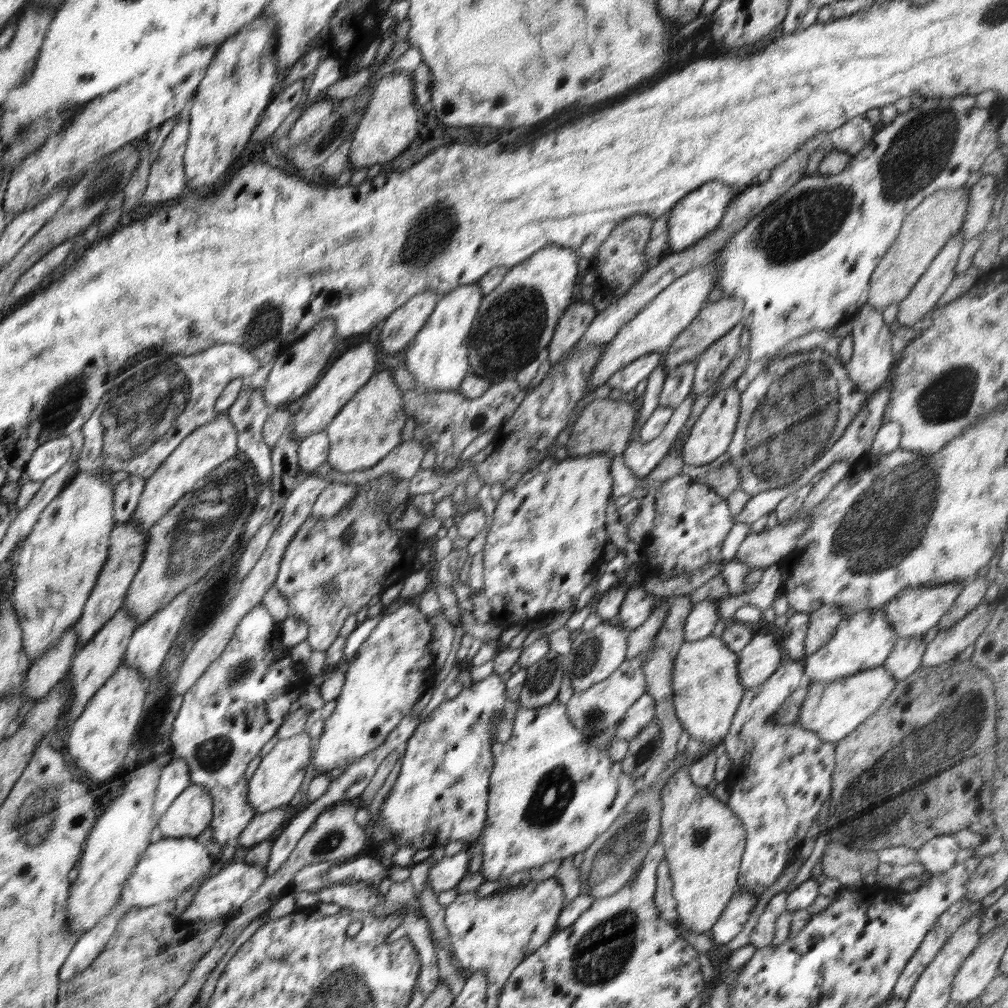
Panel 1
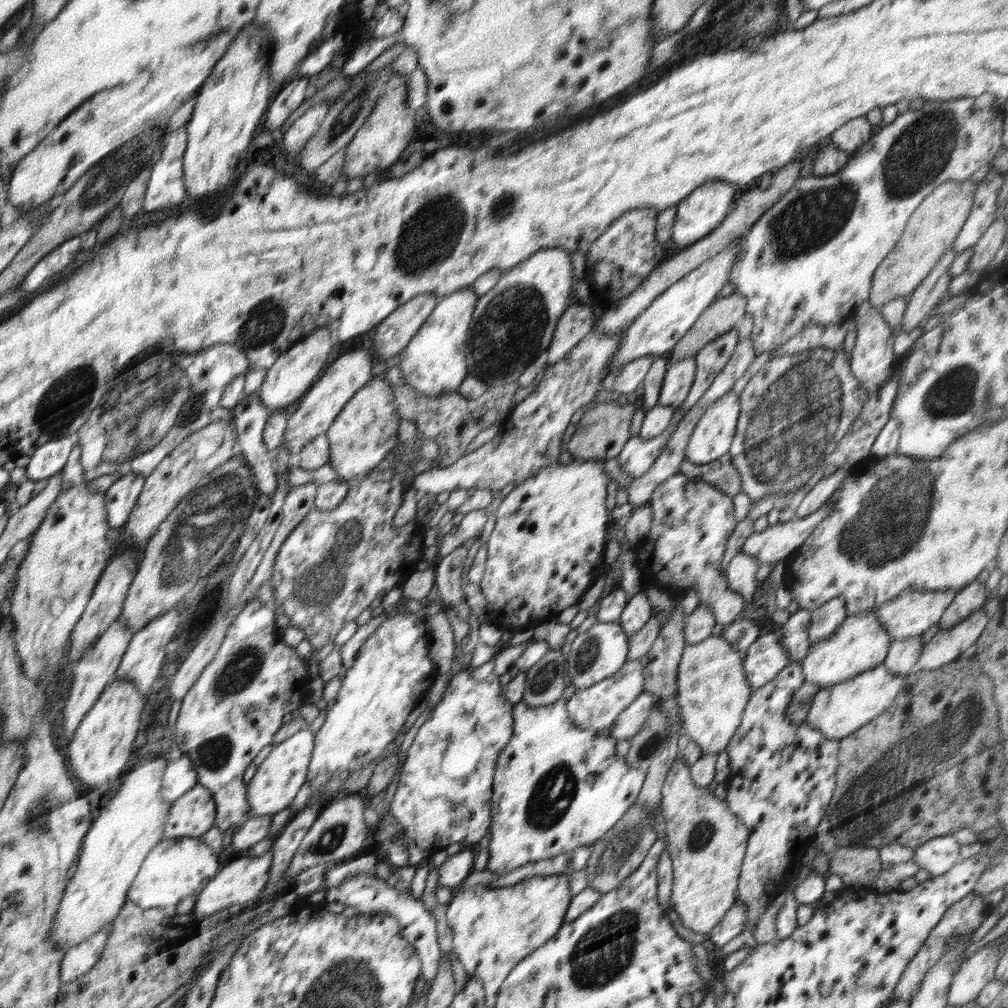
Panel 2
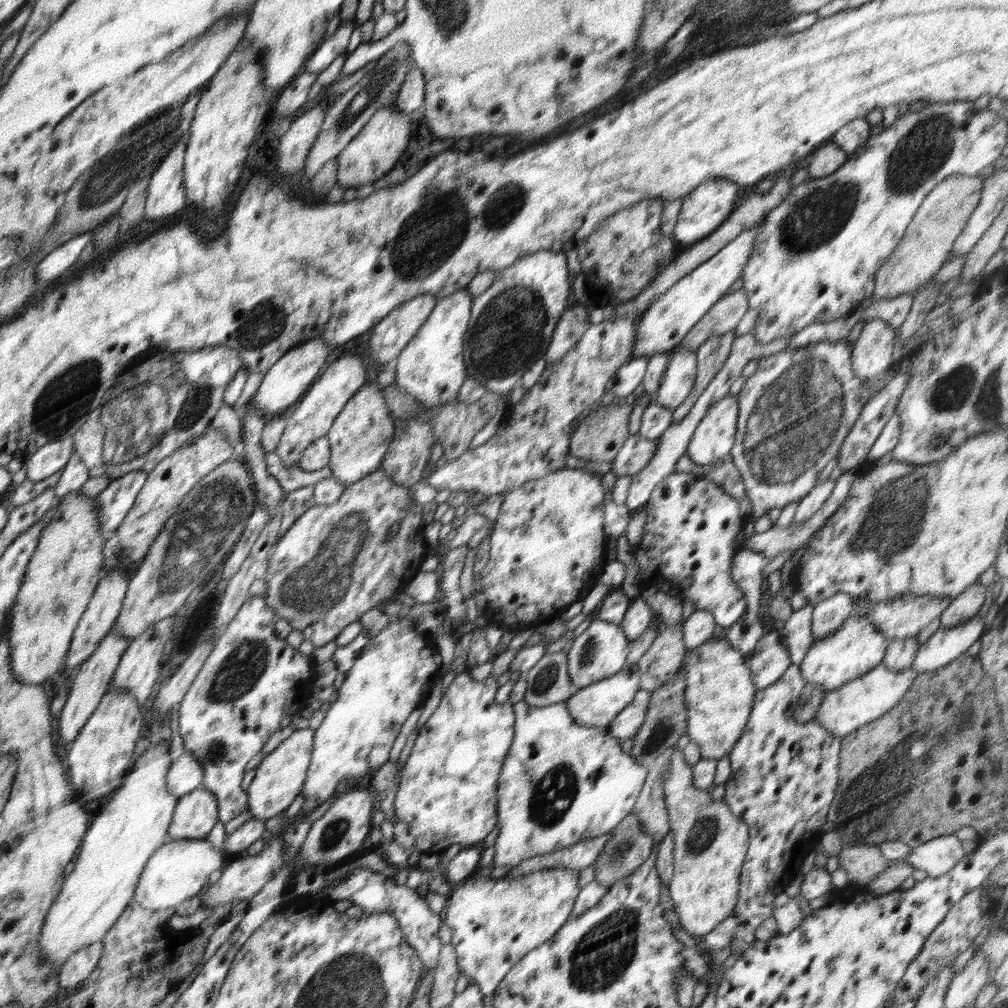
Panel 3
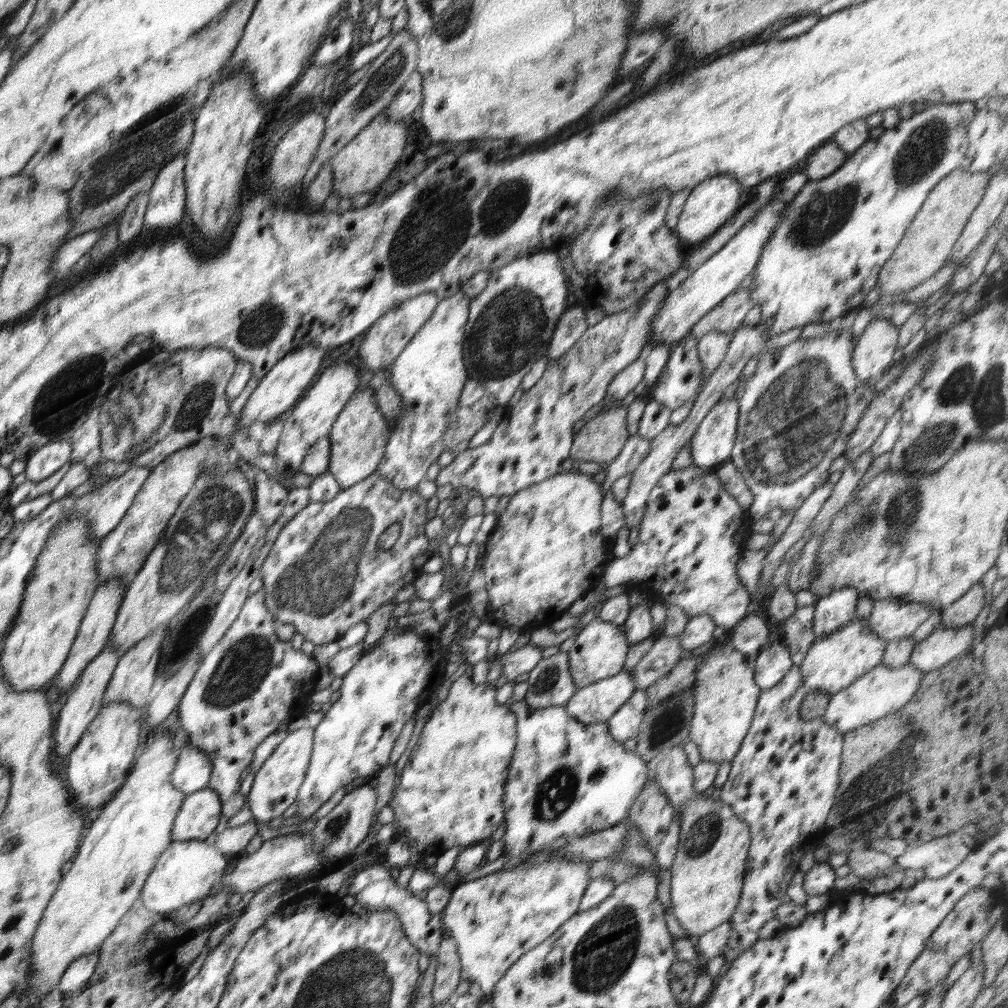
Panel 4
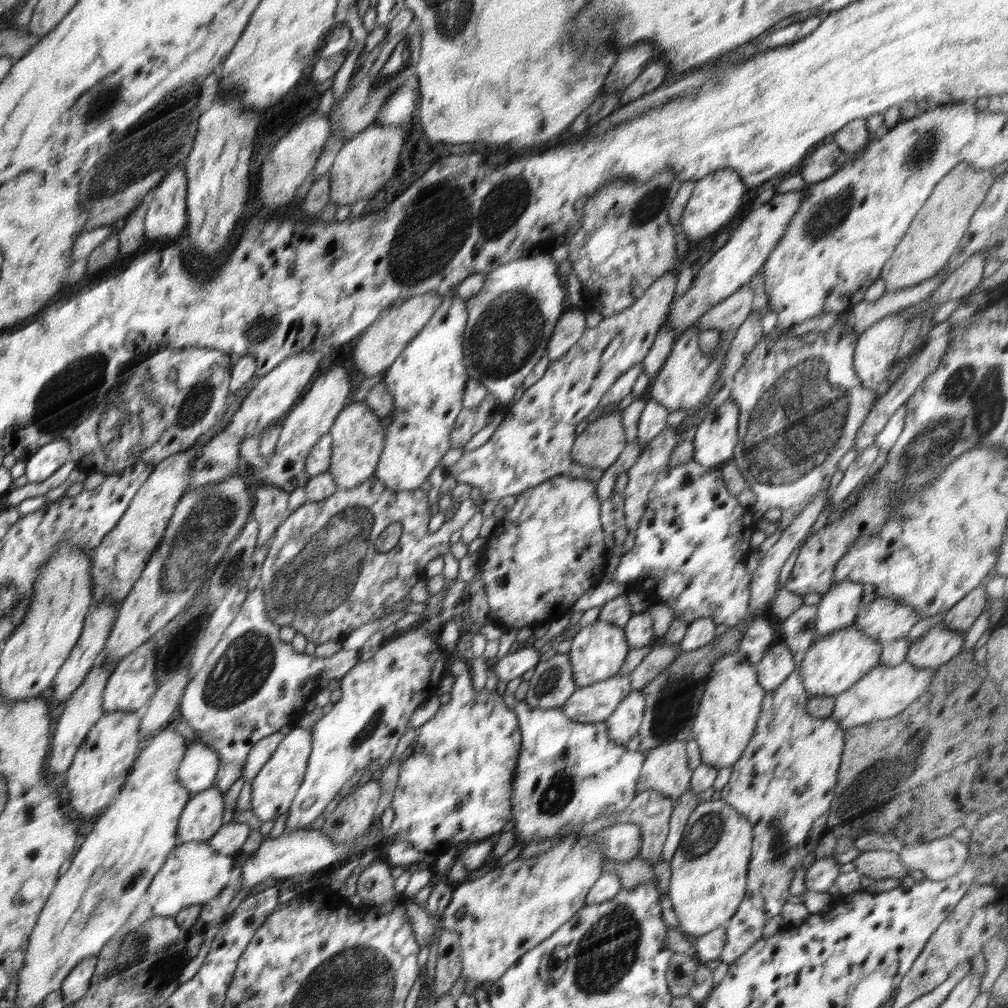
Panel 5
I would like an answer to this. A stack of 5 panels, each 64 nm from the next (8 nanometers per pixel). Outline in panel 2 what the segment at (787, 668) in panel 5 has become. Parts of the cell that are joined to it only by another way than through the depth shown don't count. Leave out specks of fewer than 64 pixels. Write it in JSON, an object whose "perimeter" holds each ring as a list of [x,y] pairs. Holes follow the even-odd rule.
{"perimeter":[[[754,641],[744,656],[744,671],[752,690],[770,683],[770,680],[774,680],[784,668],[788,667],[788,664],[792,663],[778,644],[770,644],[768,648],[762,648],[758,652]]]}

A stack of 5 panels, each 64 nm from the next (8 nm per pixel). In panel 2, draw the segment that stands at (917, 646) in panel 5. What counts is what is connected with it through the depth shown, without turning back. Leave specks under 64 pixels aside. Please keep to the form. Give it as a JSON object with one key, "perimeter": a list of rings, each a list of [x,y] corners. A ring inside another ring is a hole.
{"perimeter":[[[983,607],[975,610],[968,618],[948,630],[939,630],[924,645],[914,670],[932,670],[960,658],[983,633],[989,617]]]}

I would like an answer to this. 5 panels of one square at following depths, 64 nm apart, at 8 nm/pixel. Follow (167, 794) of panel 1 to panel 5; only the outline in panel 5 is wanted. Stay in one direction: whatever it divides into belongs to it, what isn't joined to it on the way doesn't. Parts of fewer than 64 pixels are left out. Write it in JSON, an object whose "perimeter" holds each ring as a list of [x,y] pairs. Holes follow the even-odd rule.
{"perimeter":[[[197,742],[188,746],[176,771],[176,778],[188,789],[188,793],[200,793],[212,787],[218,765],[219,756],[215,748]]]}

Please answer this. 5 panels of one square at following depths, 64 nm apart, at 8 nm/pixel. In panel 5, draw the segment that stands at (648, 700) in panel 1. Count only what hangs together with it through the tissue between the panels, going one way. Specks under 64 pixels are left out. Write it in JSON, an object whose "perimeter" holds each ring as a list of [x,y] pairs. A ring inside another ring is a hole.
{"perimeter":[[[631,691],[604,721],[608,738],[618,744],[628,743],[637,735],[645,712],[645,700],[640,691]]]}

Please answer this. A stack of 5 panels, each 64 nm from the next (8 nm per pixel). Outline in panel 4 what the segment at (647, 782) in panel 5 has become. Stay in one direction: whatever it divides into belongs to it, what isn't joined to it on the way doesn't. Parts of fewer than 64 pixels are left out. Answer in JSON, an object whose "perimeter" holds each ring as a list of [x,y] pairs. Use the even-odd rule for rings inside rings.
{"perimeter":[[[680,743],[656,752],[647,763],[647,781],[654,779],[670,805],[679,810],[680,842],[671,866],[671,913],[692,938],[700,938],[730,920],[743,889],[751,842],[749,824],[720,800],[694,792],[693,766]]]}

